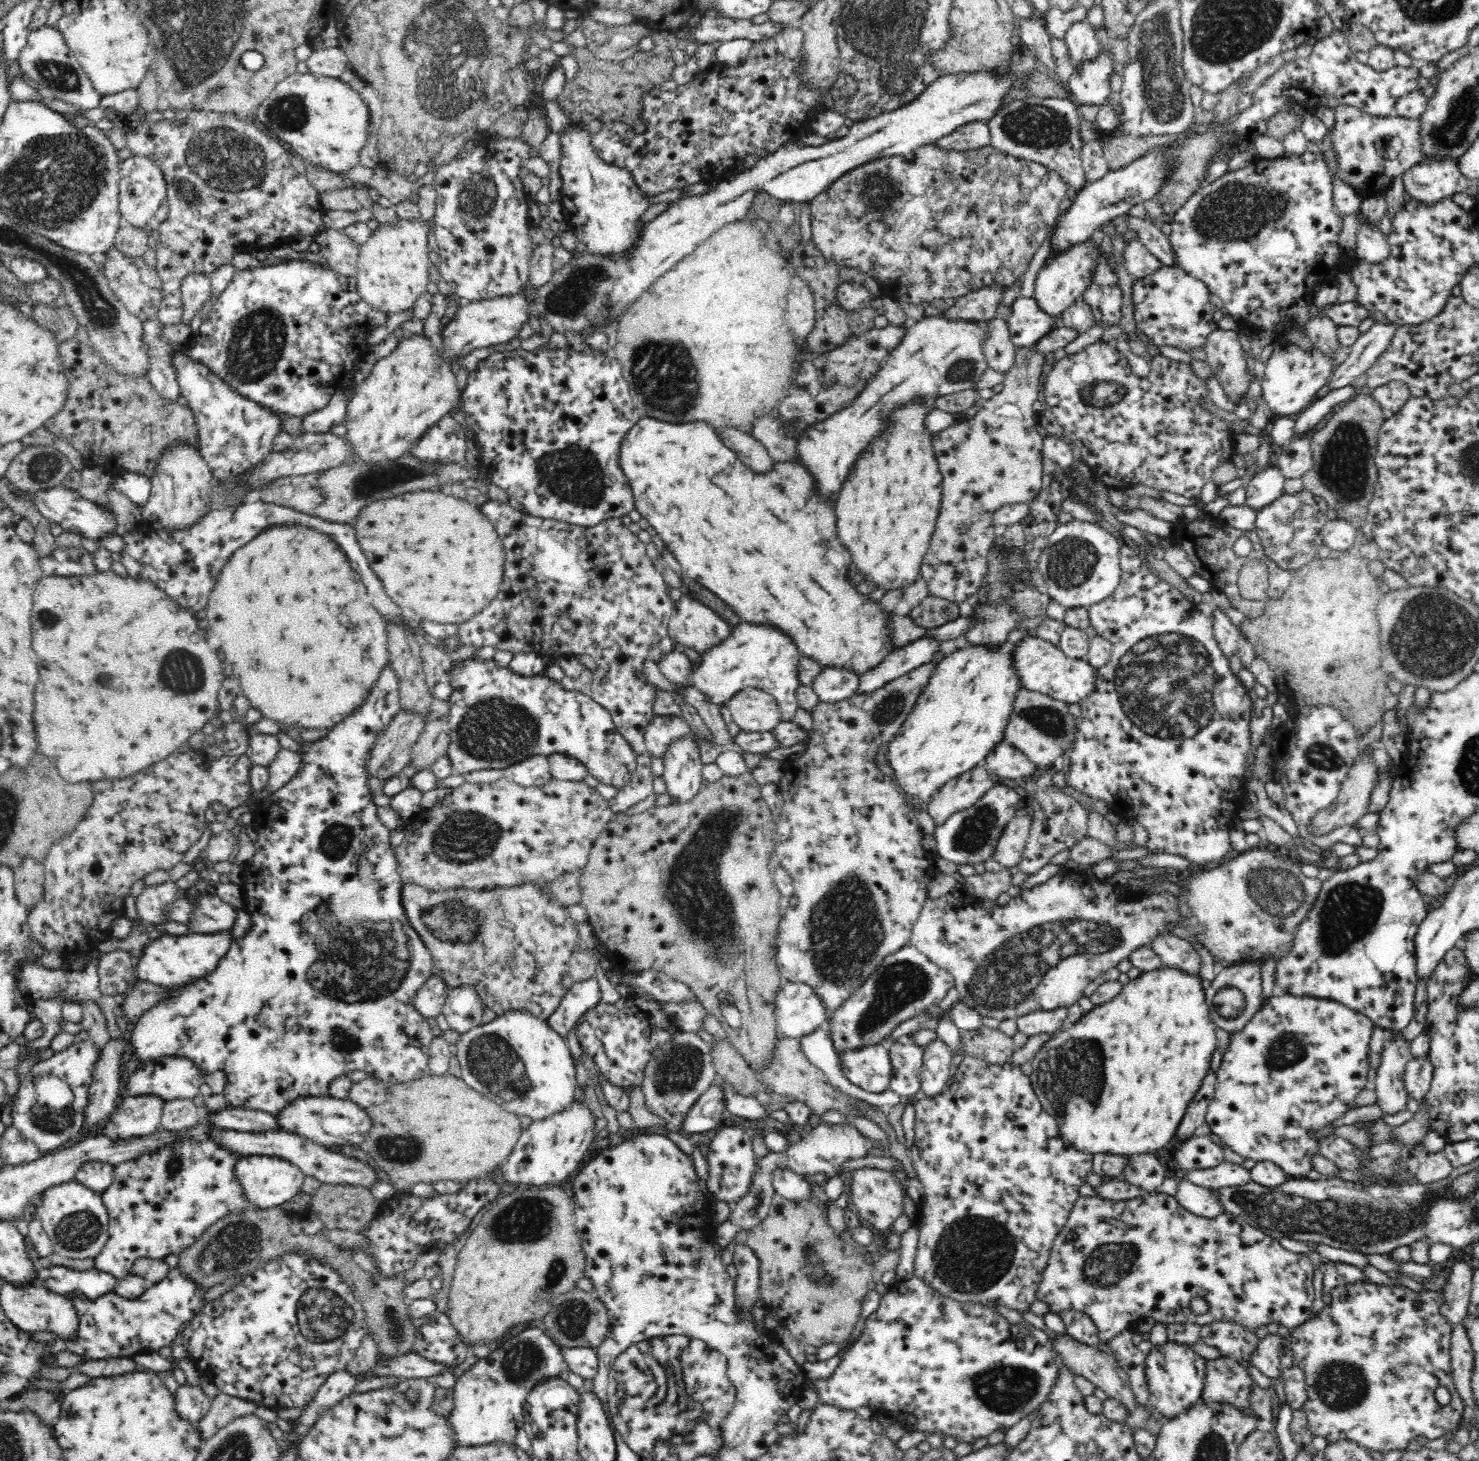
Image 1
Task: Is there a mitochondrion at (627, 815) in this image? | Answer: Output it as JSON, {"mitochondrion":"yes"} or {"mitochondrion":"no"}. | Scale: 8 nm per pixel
{"mitochondrion":"no"}

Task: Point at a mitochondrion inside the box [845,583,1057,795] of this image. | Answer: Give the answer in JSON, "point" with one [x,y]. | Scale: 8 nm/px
{"point":[888,709]}

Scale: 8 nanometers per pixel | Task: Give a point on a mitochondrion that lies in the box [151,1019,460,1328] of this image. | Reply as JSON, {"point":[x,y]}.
{"point":[237,1244]}

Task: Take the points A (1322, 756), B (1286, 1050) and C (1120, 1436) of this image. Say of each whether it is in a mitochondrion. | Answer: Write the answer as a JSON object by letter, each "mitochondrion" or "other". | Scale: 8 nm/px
{"A":"mitochondrion","B":"mitochondrion","C":"other"}

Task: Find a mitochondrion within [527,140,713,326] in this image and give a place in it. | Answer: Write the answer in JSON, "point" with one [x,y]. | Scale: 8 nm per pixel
{"point":[574,294]}

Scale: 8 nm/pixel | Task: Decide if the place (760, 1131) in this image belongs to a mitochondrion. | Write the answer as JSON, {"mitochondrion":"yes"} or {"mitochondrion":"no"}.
{"mitochondrion":"no"}

